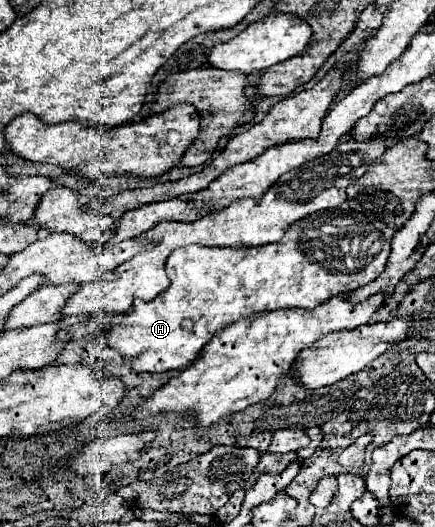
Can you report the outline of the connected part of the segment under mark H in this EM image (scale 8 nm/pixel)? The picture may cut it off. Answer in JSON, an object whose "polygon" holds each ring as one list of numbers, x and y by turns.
{"polygon":[[331,209,311,213,295,221,289,225,279,243,261,245,259,249,211,249,201,245,175,249,165,261,165,271,171,279,169,289,149,303,135,299,131,313,123,315,123,319,105,333,105,343,121,353,121,357,127,359,131,369,137,373,187,369,219,329,239,321,241,317,275,309,315,309,339,293,353,291,375,281,389,259,393,235,395,229,389,229,379,221,371,221,361,213]]}

